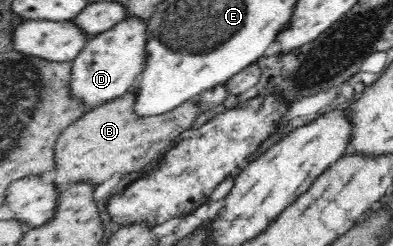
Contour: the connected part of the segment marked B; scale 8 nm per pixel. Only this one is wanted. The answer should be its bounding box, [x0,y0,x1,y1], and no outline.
[53,91,200,189]

